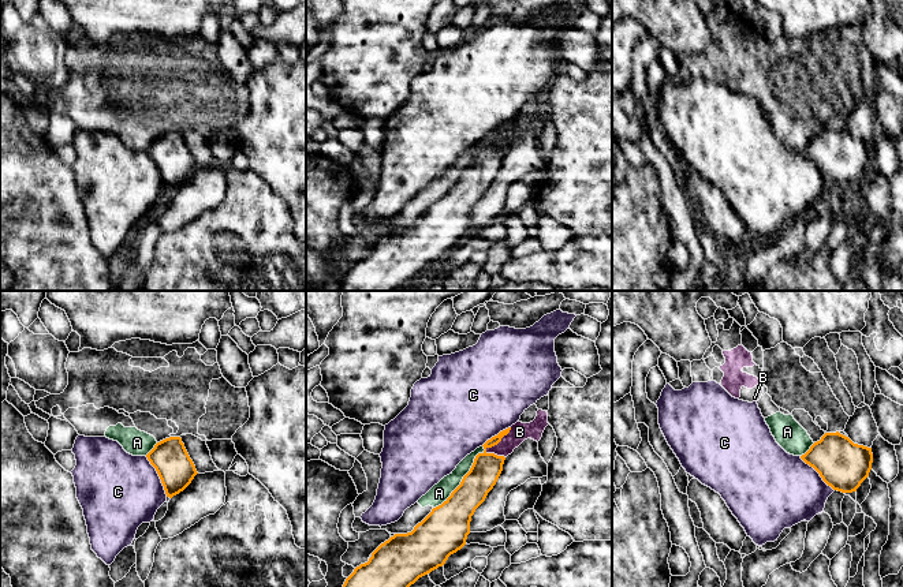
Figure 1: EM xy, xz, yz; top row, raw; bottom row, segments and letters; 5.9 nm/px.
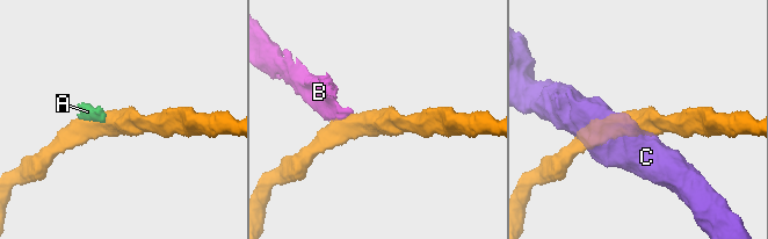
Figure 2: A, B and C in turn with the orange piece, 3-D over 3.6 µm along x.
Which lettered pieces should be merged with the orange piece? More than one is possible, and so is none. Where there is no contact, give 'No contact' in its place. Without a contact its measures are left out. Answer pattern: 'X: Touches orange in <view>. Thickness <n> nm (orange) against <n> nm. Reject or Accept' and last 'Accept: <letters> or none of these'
A: Touches orange in xz. Thickness 220 nm (orange) against 110 nm. Reject
B: Touches orange in xz. Thickness 170 nm (orange) against 120 nm. Reject
C: Touches orange in xy. Thickness 220 nm (orange) against 440 nm. Reject
Accept: none of these

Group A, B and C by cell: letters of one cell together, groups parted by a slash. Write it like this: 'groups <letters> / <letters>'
groups A B / C

